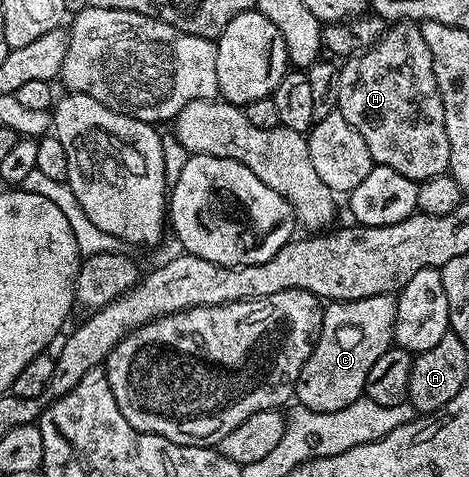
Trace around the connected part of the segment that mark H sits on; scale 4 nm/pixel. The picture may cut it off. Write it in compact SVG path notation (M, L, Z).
M392 22L369 50L346 60L339 67L337 101L337 109L345 121L365 137L372 164L397 169L401 177L416 181L448 174L449 137L445 134L445 105L441 105L437 77L433 77L433 57L425 46L425 37L421 37L418 22Z

